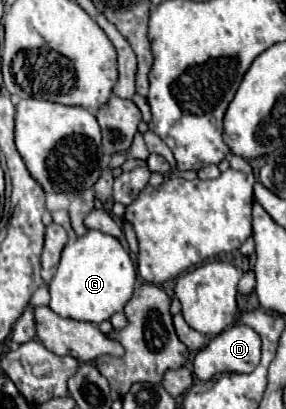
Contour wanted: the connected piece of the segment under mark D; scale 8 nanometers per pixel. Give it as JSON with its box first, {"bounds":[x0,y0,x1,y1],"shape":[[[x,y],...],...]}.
{"bounds":[194,324,260,382],"shape":[[[246,324],[214,336],[194,358],[194,374],[208,382],[224,372],[248,374],[260,364],[260,336]]]}

